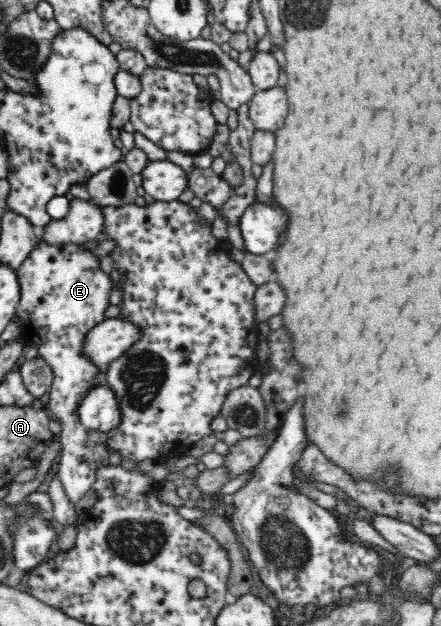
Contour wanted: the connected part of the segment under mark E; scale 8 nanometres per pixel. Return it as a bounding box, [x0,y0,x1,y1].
[16,242,113,509]

